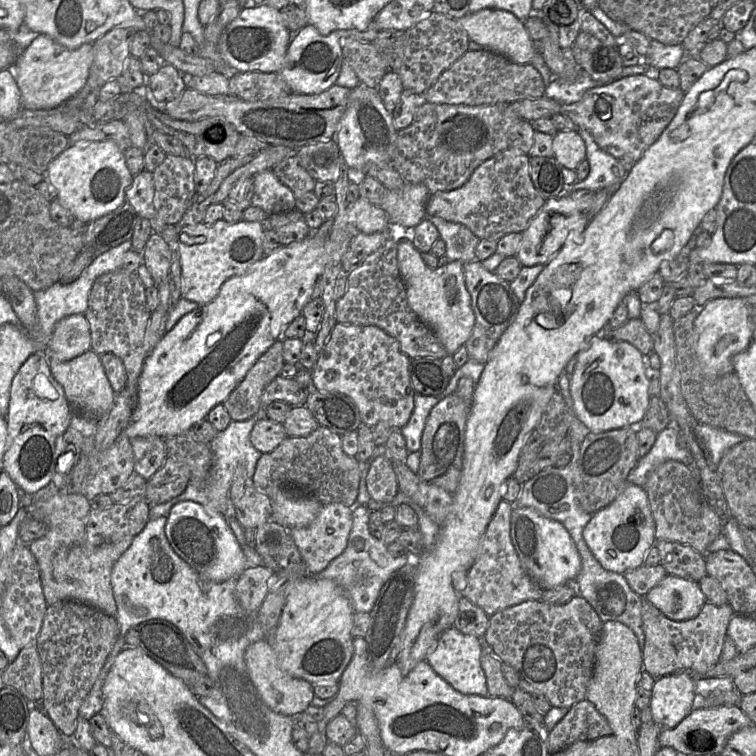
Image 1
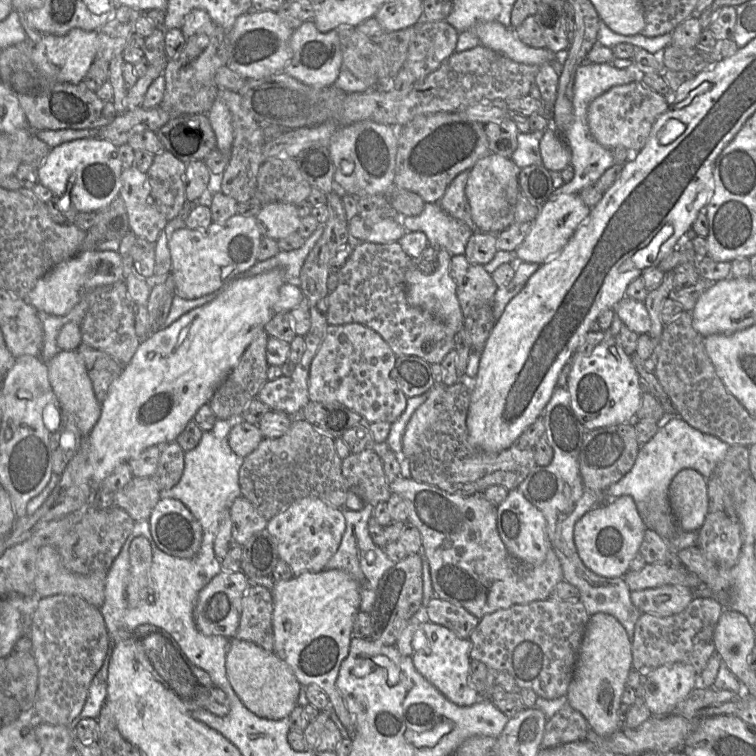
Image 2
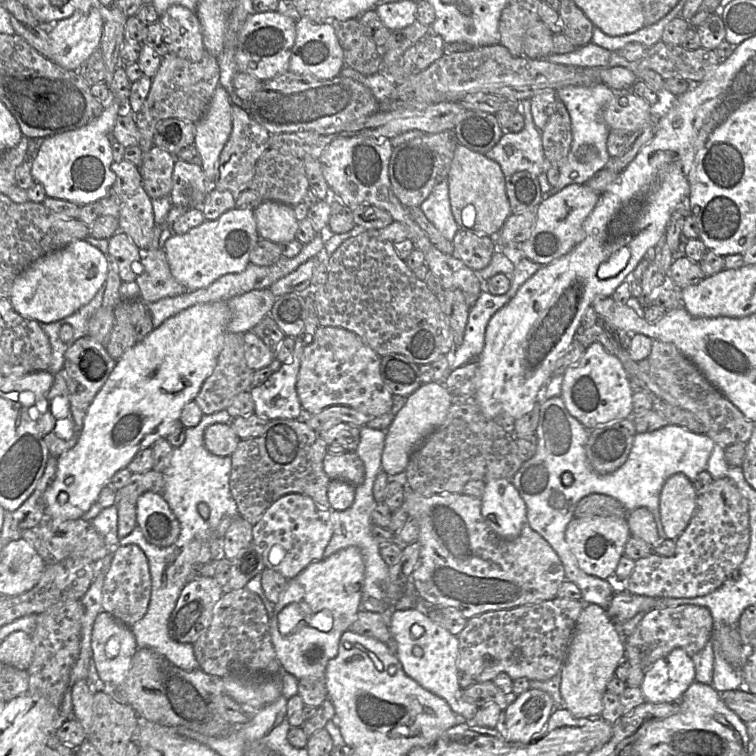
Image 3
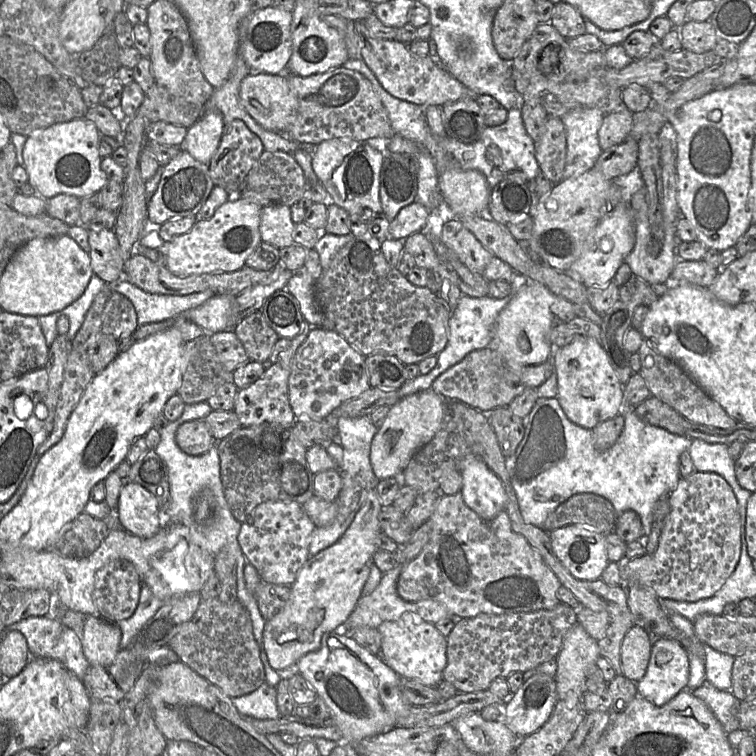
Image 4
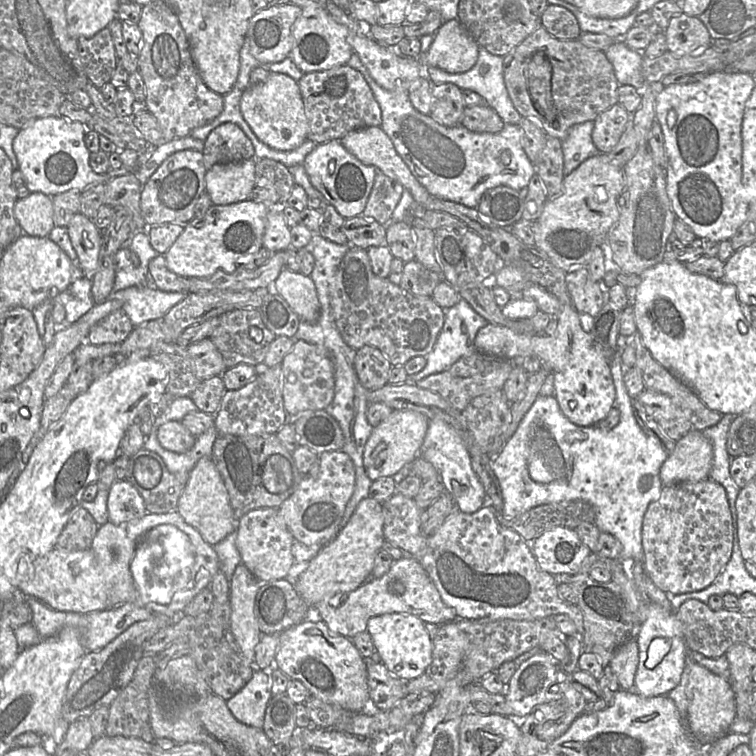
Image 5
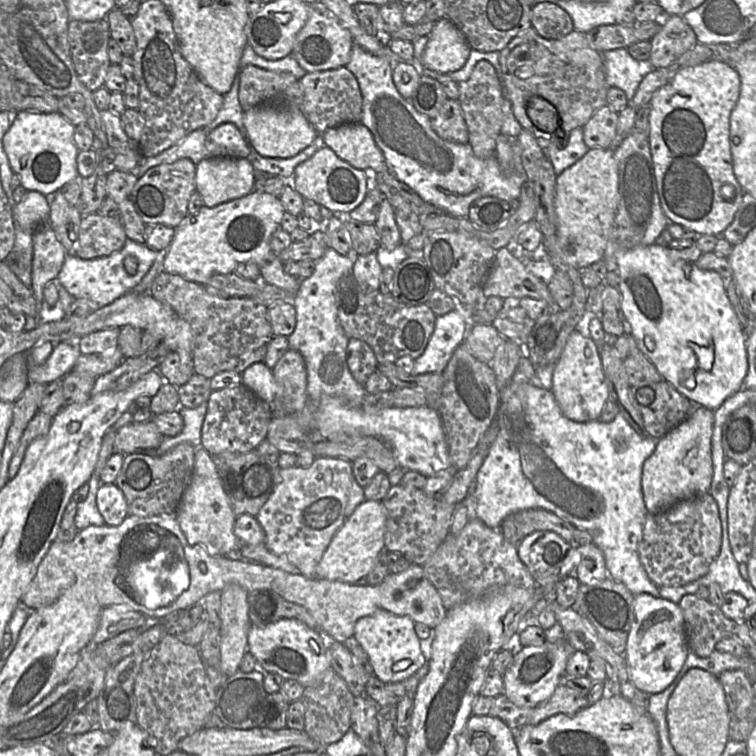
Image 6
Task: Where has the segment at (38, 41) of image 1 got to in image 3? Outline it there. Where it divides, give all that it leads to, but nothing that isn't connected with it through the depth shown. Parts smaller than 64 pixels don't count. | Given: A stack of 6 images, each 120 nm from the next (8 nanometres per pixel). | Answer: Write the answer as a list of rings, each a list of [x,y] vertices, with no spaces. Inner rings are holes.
[[[98,6],[55,22],[48,34],[50,60],[66,70],[76,71],[100,48],[103,27]]]

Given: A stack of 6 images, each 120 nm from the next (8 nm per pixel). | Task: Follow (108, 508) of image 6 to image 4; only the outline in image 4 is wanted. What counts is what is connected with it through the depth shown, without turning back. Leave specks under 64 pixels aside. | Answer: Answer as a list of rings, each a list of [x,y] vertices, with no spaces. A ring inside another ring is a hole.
[[[125,482],[115,510],[120,527],[140,538],[151,538],[164,526],[156,497],[135,482]]]

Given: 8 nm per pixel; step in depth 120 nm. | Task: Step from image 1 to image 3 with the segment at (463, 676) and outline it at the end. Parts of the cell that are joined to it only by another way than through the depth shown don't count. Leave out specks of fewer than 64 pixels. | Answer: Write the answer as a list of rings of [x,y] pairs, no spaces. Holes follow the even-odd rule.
[[[421,609],[392,610],[387,621],[395,643],[395,654],[405,673],[423,688],[444,699],[456,714],[471,720],[479,708],[465,699],[459,685],[458,637],[434,622]]]

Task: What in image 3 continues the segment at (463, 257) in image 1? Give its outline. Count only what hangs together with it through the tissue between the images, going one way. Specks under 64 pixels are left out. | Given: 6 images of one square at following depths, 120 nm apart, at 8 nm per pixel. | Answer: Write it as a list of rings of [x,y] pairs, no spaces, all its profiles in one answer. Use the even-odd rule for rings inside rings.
[[[446,179],[438,182],[430,195],[420,204],[426,218],[450,242],[459,226],[456,223],[450,206],[449,189]]]

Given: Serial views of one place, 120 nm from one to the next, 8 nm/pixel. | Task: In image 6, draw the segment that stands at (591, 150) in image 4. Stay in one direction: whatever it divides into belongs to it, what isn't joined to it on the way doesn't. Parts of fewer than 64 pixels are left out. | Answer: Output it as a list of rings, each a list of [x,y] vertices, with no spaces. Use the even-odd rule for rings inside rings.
[[[583,127],[571,130],[561,145],[551,144],[543,149],[544,155],[551,161],[557,175],[580,160],[588,151],[589,148],[583,138]]]

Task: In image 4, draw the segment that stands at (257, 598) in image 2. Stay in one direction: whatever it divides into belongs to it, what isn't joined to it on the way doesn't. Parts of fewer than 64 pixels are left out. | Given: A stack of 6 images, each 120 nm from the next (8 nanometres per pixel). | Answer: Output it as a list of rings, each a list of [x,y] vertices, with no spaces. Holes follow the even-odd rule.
[[[218,598],[202,600],[193,617],[180,627],[167,646],[177,654],[180,662],[187,664],[231,698],[251,693],[266,682],[260,646],[253,634],[251,617],[238,600],[233,603],[224,603]]]

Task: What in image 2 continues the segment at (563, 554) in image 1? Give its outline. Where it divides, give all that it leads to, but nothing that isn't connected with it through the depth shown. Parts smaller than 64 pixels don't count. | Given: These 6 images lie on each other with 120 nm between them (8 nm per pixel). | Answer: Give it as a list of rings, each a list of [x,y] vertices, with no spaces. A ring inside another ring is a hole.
[[[518,489],[510,490],[506,499],[497,505],[497,530],[508,552],[526,563],[541,564],[552,548],[543,514]]]

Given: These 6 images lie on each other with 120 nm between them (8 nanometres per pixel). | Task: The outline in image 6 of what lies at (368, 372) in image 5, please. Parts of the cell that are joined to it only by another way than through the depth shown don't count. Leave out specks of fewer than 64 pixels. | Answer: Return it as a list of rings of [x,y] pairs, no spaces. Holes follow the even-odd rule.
[[[351,338],[347,345],[347,364],[355,380],[363,386],[369,376],[377,371],[379,362],[368,344]]]

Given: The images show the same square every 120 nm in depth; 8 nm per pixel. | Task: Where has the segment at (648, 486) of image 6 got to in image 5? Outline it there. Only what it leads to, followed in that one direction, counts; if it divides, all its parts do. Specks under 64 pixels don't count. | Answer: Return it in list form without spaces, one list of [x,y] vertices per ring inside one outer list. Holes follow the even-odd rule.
[[[692,429],[676,441],[674,450],[669,453],[660,469],[660,478],[664,487],[682,482],[698,482],[709,478],[713,462],[713,447],[703,432]]]

